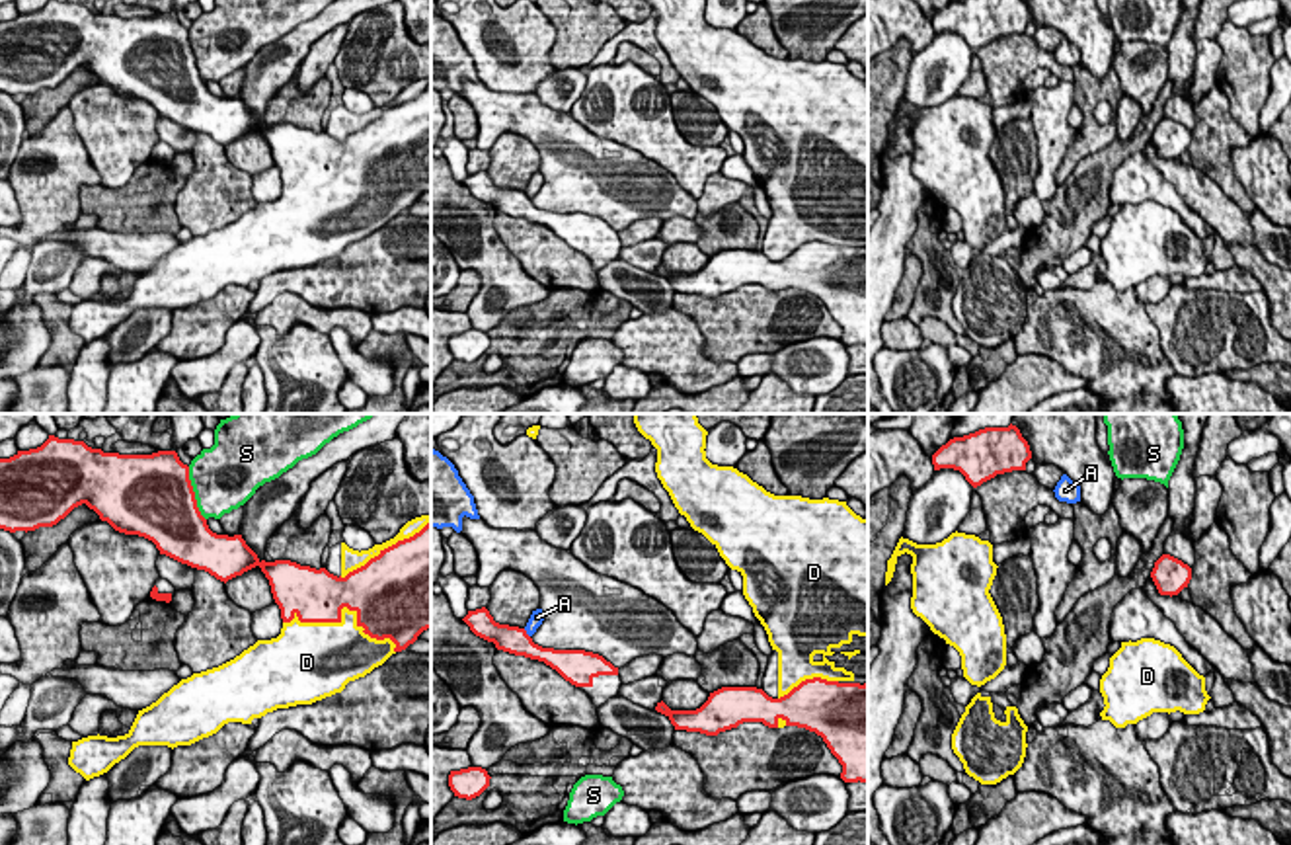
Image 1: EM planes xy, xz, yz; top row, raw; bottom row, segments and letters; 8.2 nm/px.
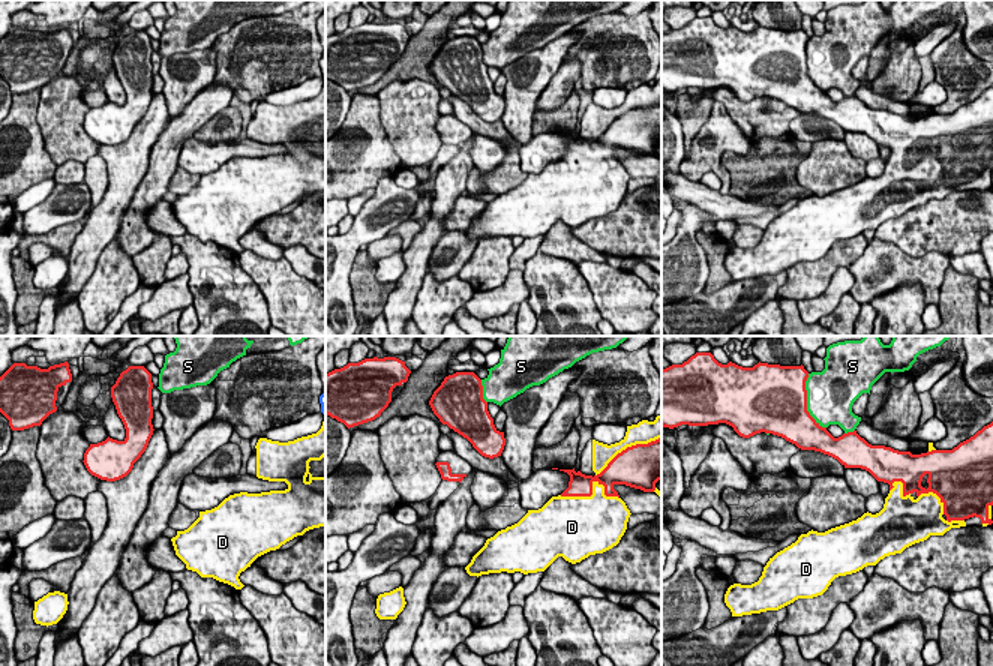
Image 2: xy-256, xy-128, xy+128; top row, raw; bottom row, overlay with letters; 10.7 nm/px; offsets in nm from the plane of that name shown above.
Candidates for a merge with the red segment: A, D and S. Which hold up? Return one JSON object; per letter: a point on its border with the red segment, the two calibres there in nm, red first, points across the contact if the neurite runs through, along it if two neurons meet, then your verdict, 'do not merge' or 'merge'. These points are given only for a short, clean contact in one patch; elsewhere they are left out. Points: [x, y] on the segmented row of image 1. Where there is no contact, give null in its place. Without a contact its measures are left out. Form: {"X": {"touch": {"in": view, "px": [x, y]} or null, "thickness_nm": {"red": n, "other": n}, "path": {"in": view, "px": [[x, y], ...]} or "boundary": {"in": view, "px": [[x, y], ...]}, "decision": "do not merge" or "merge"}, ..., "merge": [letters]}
{"A": {"touch": {"in": "xz", "px": [525, 633]}, "thickness_nm": {"red": 220, "other": 120}, "boundary": {"in": "xz", "px": [[523, 629], [529, 637]]}, "decision": "do not merge"}, "D": {"touch": {"in": "xy", "px": [344, 605]}, "thickness_nm": {"red": 440, "other": 240}, "decision": "merge"}, "S": {"touch": {"in": "xy", "px": [194, 494]}, "thickness_nm": {"red": 500, "other": 480}, "decision": "do not merge"}, "merge": ["D"]}

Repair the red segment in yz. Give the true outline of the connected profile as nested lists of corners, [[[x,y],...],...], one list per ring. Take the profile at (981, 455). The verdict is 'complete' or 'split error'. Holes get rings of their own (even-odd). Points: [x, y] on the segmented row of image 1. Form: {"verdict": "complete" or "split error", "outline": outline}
{"verdict": "complete", "outline": [[[1016,425],[985,427],[954,437],[932,455],[934,470],[954,468],[977,488],[997,474],[1026,470],[1032,459],[1028,441]]]}

